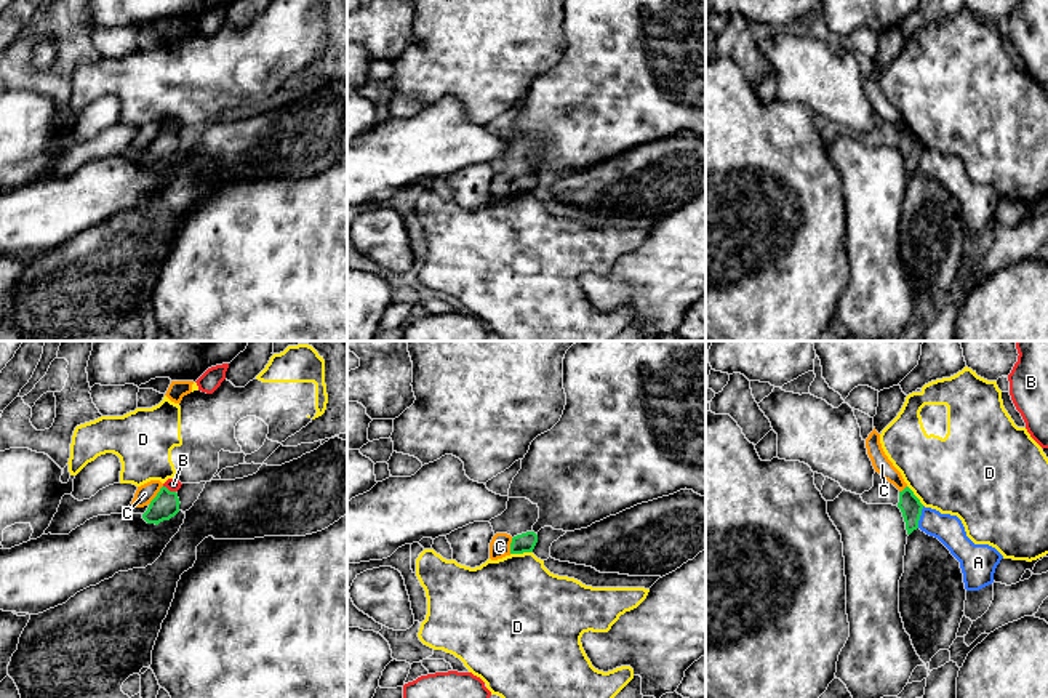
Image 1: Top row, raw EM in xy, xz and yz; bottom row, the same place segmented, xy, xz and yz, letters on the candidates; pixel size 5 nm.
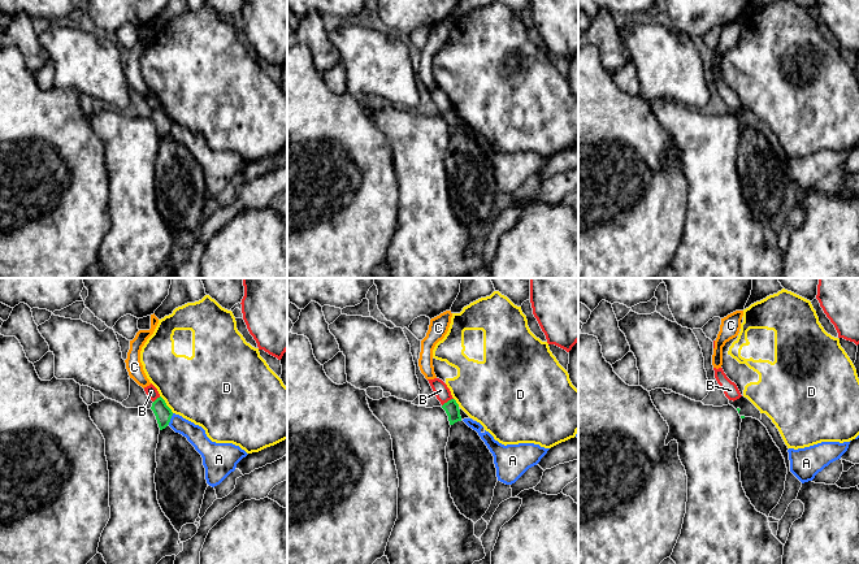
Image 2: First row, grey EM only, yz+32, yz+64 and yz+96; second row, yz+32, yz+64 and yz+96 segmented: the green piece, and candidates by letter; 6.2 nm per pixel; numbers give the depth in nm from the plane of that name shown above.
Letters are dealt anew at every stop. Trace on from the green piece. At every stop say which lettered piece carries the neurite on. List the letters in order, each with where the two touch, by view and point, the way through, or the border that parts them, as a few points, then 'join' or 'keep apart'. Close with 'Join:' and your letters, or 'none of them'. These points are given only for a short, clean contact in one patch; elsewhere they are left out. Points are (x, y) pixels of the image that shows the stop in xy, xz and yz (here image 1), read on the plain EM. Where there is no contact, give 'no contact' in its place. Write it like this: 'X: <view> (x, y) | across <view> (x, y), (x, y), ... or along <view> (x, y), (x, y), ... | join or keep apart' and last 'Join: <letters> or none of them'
A: yz (919, 159) | along yz (924, 148), (917, 168) | keep apart
B: xy (168, 132) | keep apart
C: xy (157, 136) | keep apart
D: xz (520, 194) | keep apart
Join: none of them

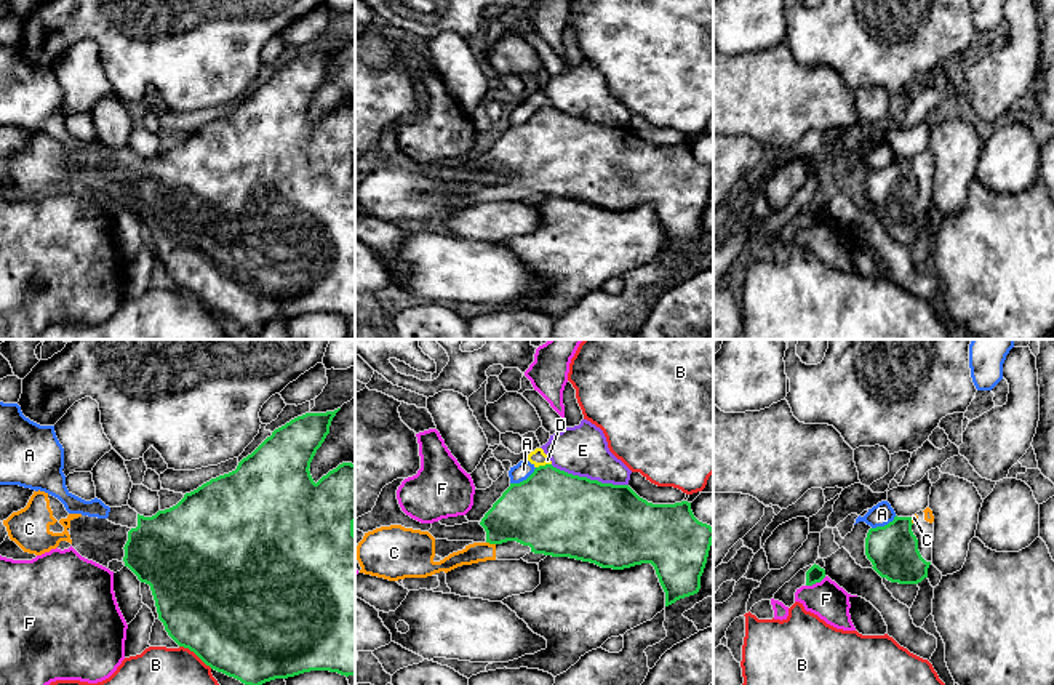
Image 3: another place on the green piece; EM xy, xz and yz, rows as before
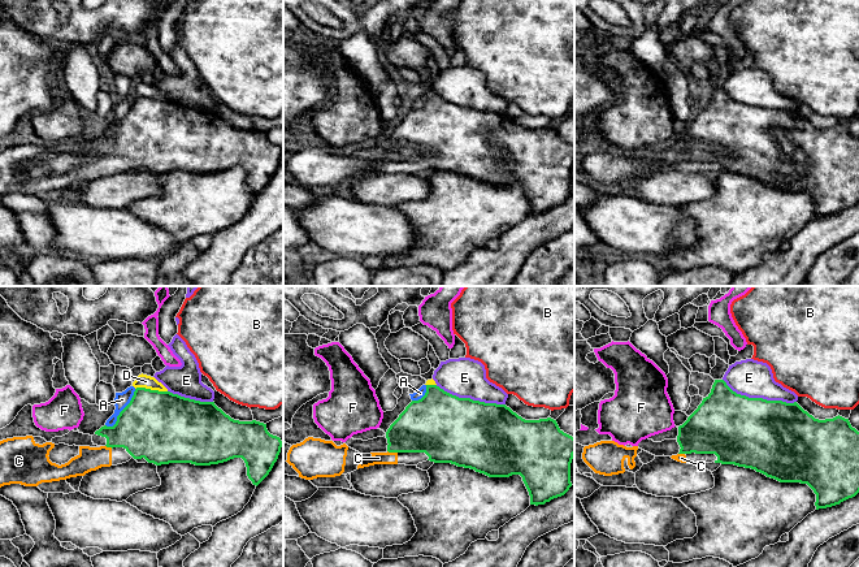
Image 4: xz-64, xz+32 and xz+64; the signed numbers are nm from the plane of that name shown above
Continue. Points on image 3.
A: xz (523, 122) | along xz (536, 109), (525, 120), (511, 125) | keep apart
B: xy (195, 295) | keep apart
C: xz (491, 184) | across xz (530, 154), (519, 157), (491, 184), (483, 192), (475, 194) | join
D: xz (542, 108) | keep apart
E: xz (589, 120) | keep apart
F: yz (816, 223) | along yz (826, 218), (806, 228) | keep apart
Join: C

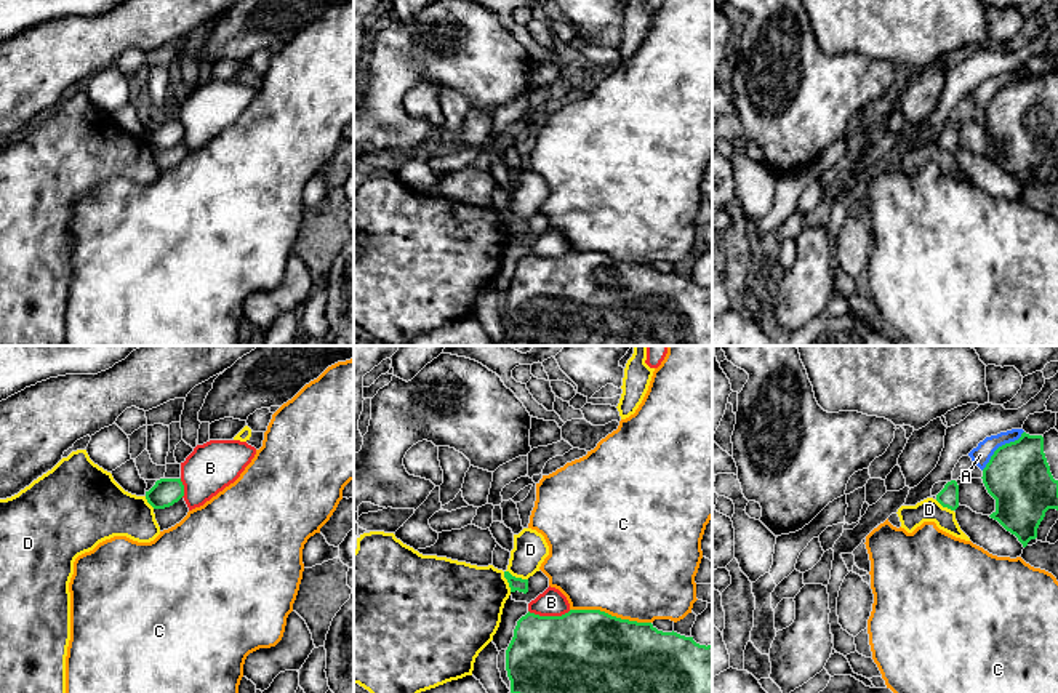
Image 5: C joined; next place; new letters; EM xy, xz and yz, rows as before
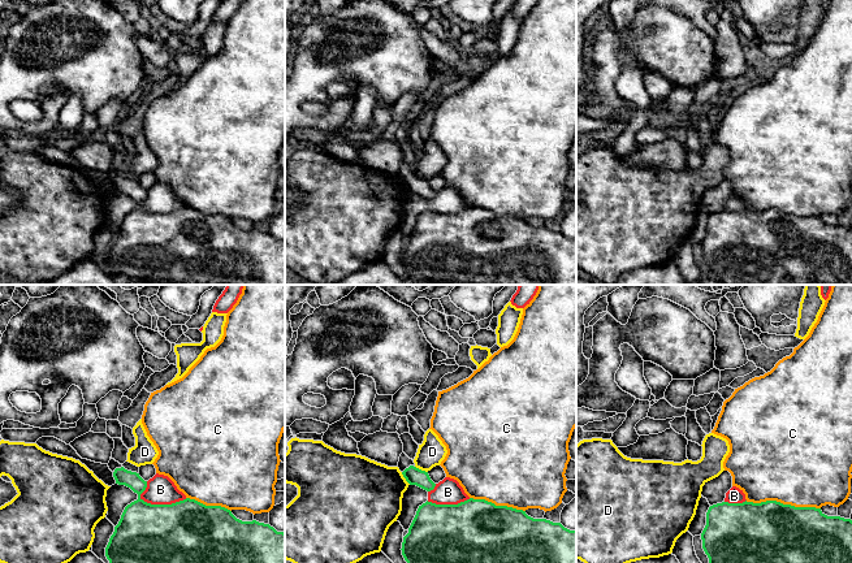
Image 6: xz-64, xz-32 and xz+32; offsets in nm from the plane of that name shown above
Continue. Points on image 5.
A: yz (1002, 87) | keep apart
B: xz (549, 258) | keep apart
C: xz (610, 256) | keep apart
D: xz (514, 218) | keep apart
Join: none of them

